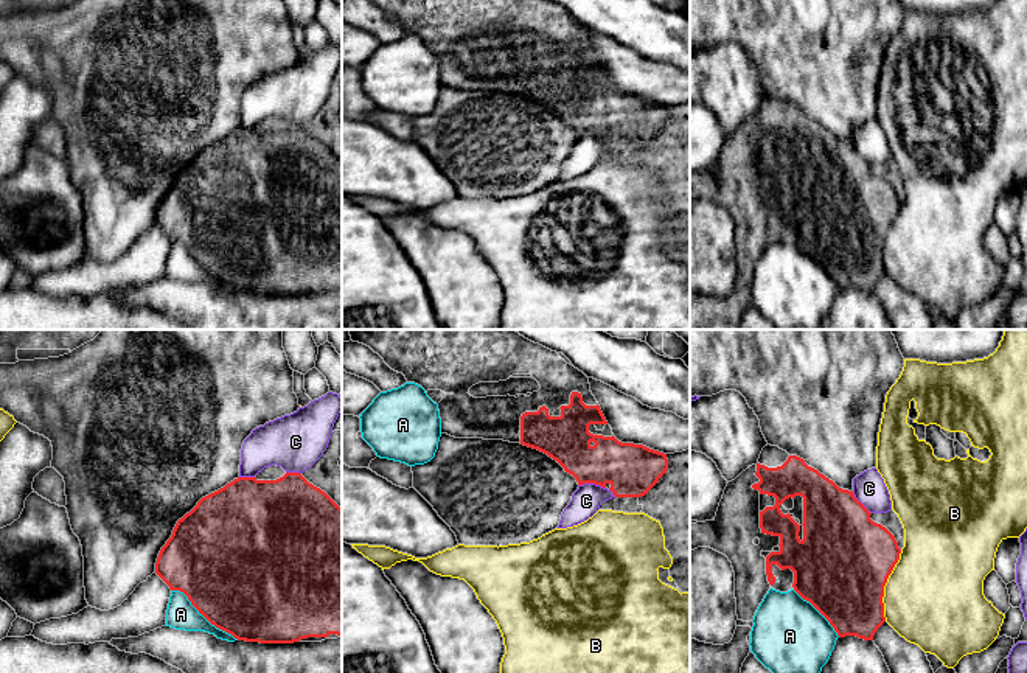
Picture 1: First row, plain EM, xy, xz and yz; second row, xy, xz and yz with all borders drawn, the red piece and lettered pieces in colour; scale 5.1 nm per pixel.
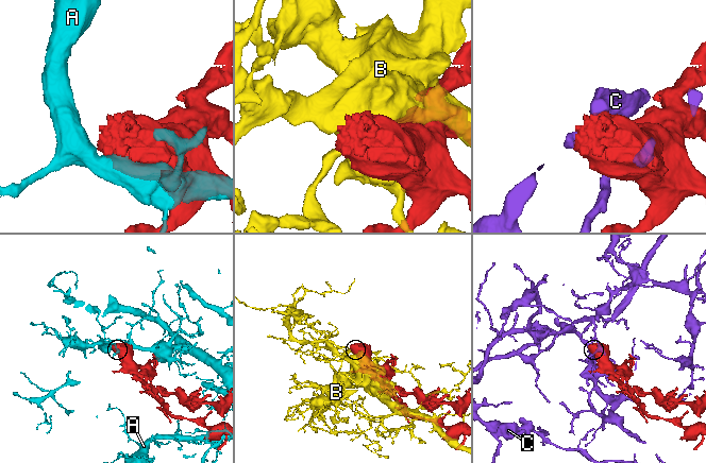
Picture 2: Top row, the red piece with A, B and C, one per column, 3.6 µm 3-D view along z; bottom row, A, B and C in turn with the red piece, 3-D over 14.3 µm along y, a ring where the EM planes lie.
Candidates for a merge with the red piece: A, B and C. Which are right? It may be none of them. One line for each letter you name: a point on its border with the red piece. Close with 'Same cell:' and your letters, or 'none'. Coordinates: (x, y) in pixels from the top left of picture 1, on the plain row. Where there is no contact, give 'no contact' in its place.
Same cell: none

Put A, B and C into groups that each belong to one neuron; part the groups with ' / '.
A / B / C

